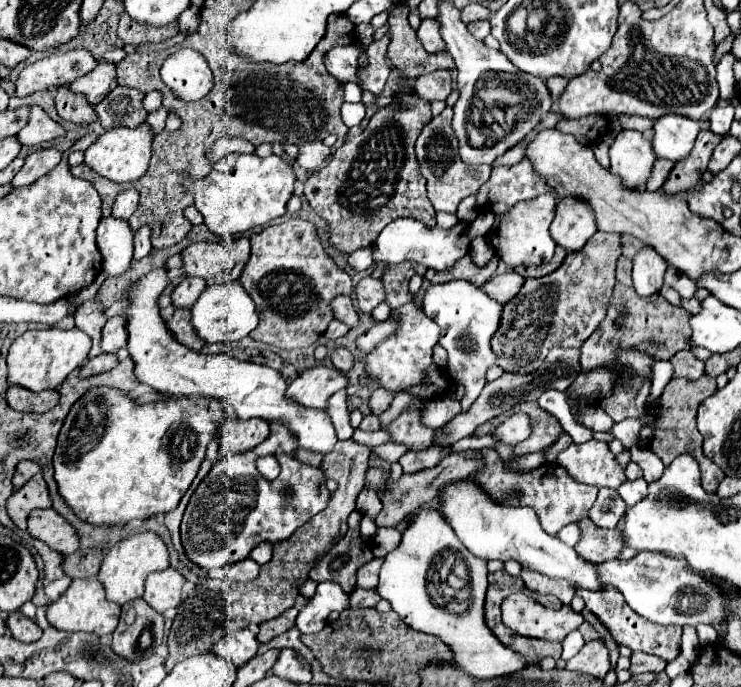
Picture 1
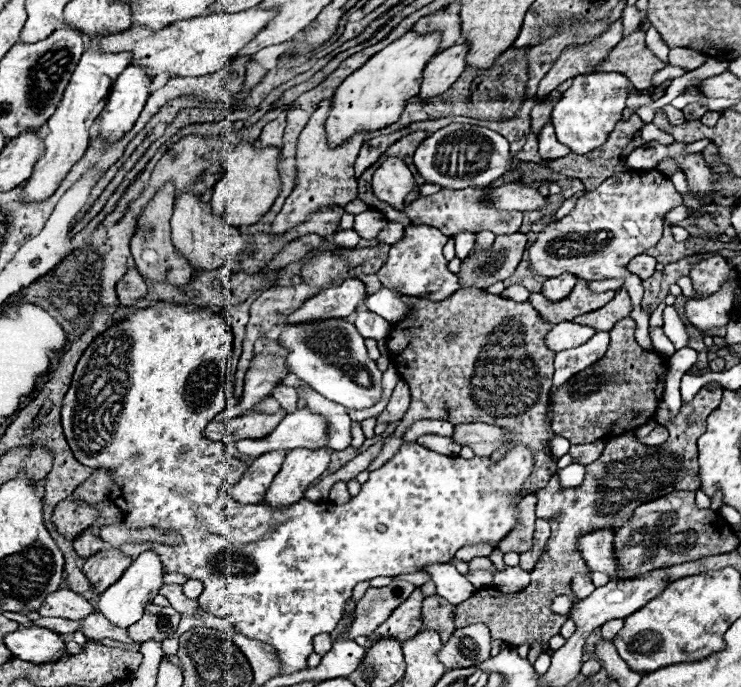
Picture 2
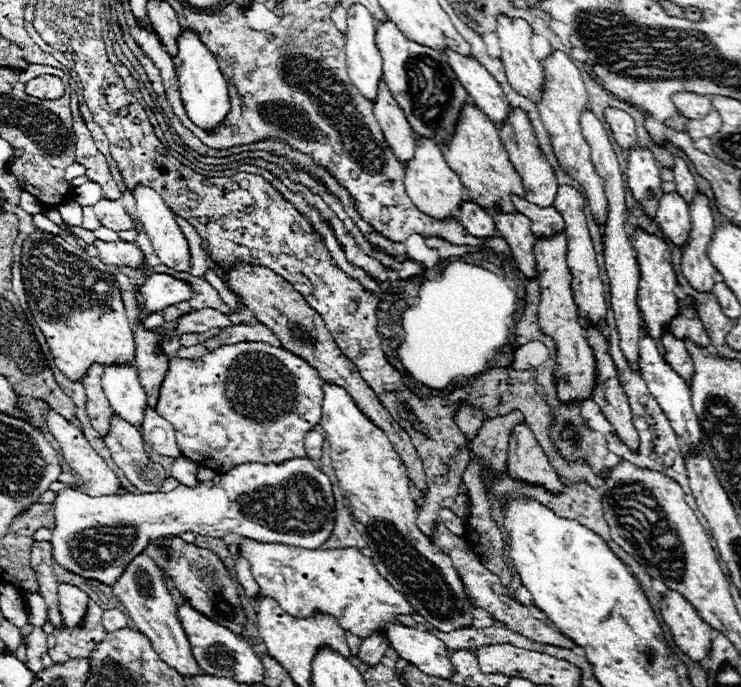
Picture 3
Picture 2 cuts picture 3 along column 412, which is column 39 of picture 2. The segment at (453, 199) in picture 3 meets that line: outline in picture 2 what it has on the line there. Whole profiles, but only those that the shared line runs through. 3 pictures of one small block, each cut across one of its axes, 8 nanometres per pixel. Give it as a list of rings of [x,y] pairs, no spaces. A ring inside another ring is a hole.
[[[100,36],[92,38],[92,46],[82,54],[56,112],[46,122],[46,136],[42,138],[44,140],[44,154],[36,160],[32,176],[24,182],[24,190],[20,196],[22,204],[24,202],[32,204],[38,200],[46,200],[46,196],[52,196],[56,192],[58,184],[62,182],[62,176],[66,176],[70,172],[70,168],[84,156],[84,152],[88,148],[88,130],[90,130],[92,122],[96,120],[96,116],[106,106],[108,92],[110,92],[114,80],[130,64],[128,52],[104,54],[104,52],[100,52],[98,42],[100,42]]]

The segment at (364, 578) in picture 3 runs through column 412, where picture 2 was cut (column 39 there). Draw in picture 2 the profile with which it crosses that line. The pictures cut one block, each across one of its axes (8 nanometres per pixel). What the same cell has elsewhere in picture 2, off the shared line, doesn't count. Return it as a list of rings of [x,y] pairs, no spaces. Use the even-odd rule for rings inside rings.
[[[60,588],[58,592],[52,592],[50,596],[46,596],[44,604],[38,610],[40,616],[66,618],[66,620],[84,620],[94,612],[98,610],[84,596],[66,588]]]

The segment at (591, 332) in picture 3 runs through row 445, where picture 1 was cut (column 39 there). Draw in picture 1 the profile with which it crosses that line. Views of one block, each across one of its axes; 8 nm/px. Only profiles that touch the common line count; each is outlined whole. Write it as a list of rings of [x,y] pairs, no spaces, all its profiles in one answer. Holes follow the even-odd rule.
[[[22,612],[10,614],[10,616],[6,618],[6,626],[10,628],[12,636],[14,636],[16,640],[20,640],[20,642],[36,642],[36,640],[40,640],[40,636],[42,636],[42,628],[40,628],[34,620],[26,618]]]

